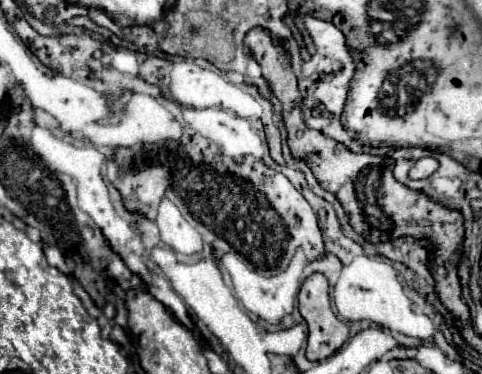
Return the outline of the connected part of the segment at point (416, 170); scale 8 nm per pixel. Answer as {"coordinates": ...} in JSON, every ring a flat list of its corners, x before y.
{"coordinates":[[421,158,421,160,417,160,415,166,409,170,409,178,411,178,411,180,429,178,437,168,439,168,439,162,437,162,435,158]]}

